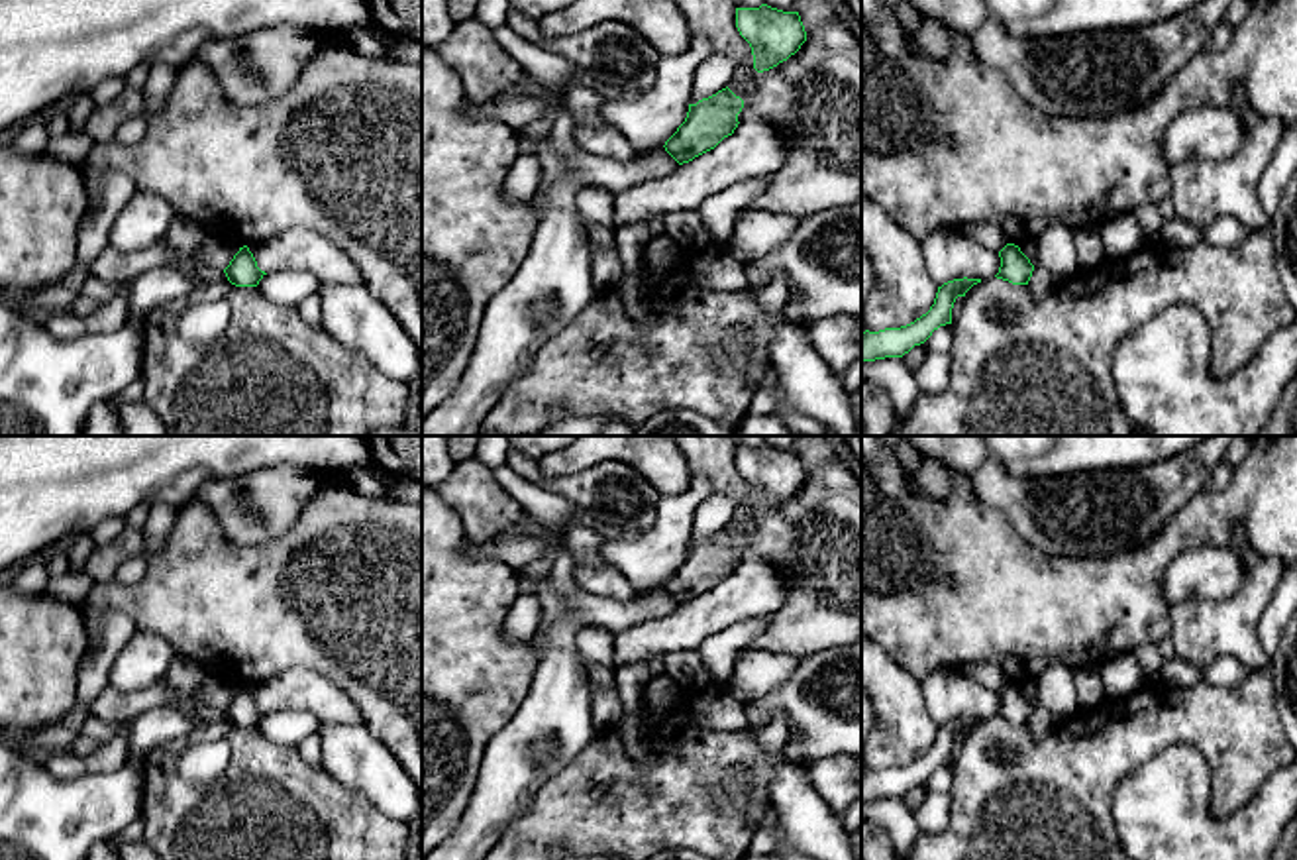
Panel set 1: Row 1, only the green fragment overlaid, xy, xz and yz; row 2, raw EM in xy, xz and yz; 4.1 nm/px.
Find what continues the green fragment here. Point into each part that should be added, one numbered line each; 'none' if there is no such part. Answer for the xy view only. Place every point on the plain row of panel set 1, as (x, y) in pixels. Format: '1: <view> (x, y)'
none

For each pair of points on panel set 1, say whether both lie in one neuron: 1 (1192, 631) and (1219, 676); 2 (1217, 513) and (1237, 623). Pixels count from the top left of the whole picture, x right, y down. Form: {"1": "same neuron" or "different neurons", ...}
{"1": "different neurons", "2": "different neurons"}

